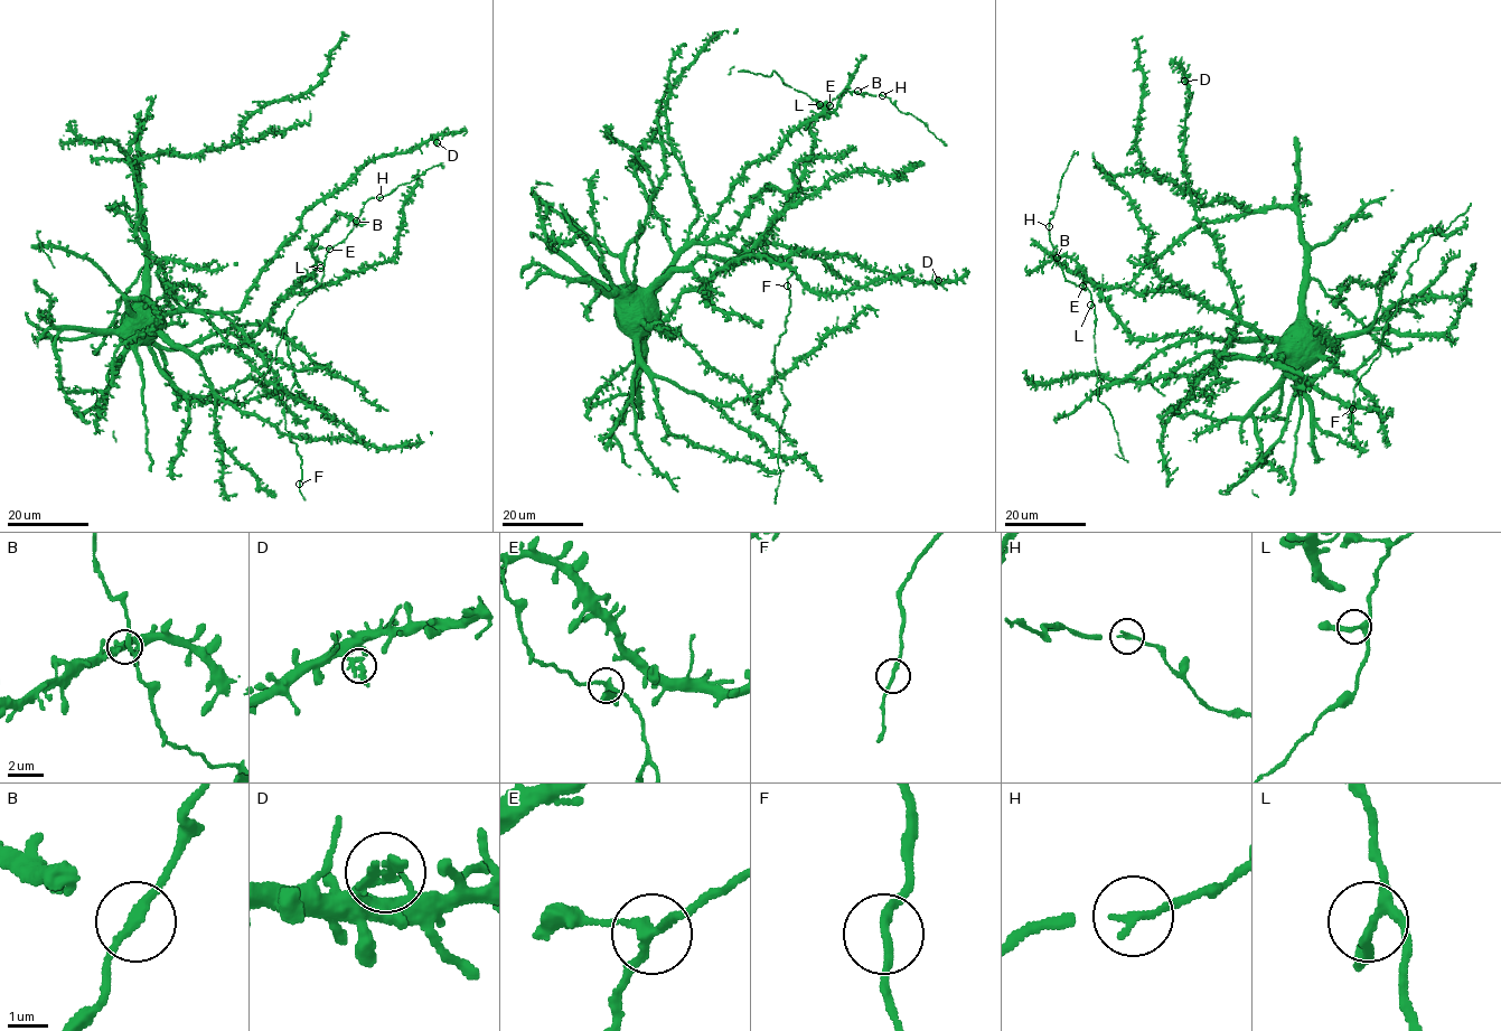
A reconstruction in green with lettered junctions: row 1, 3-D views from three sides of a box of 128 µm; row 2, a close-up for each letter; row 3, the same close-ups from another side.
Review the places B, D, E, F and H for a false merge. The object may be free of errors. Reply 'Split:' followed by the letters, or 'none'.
Split: none

